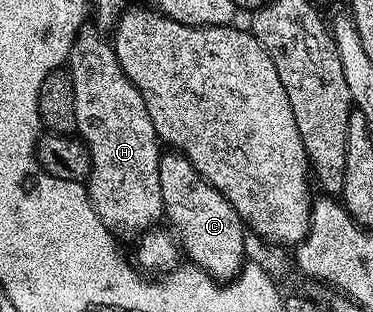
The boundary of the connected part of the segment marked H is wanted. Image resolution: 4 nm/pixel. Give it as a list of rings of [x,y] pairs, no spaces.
[[[95,27],[80,29],[69,58],[69,72],[73,79],[73,107],[77,107],[75,128],[78,136],[87,144],[91,156],[91,174],[87,176],[85,182],[87,198],[91,201],[93,211],[97,211],[101,223],[105,223],[105,227],[112,233],[142,235],[156,228],[165,217],[159,170],[161,142],[155,135],[149,111],[145,111],[145,99],[141,99],[141,91],[137,91],[137,87],[129,83],[125,71],[121,71],[114,44],[102,36],[106,37]]]

